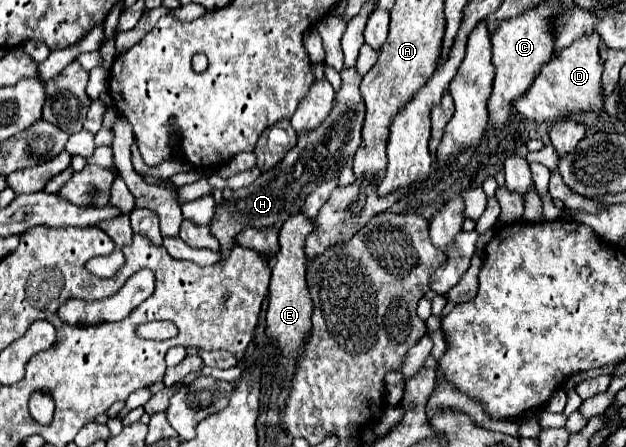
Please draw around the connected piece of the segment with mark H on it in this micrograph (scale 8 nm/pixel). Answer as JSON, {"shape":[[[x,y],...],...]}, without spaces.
{"shape":[[[355,68],[341,72],[343,86],[335,96],[335,106],[325,122],[309,134],[299,134],[297,146],[287,152],[287,156],[269,172],[263,172],[251,186],[235,190],[233,196],[217,206],[215,220],[211,224],[211,234],[221,242],[221,260],[217,264],[225,264],[231,248],[235,246],[235,236],[243,232],[243,228],[271,228],[283,224],[299,212],[303,200],[323,182],[339,176],[341,168],[347,160],[357,152],[361,144],[361,126],[365,118],[365,104],[359,92],[361,76]]]}

